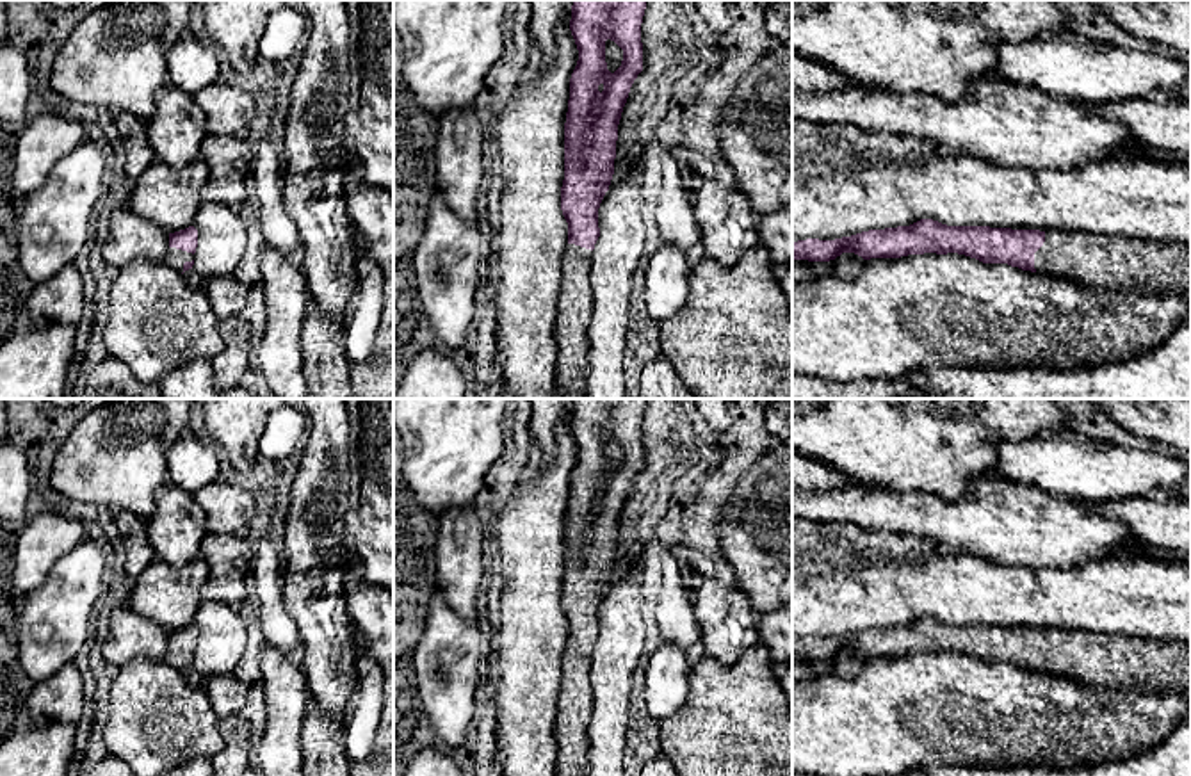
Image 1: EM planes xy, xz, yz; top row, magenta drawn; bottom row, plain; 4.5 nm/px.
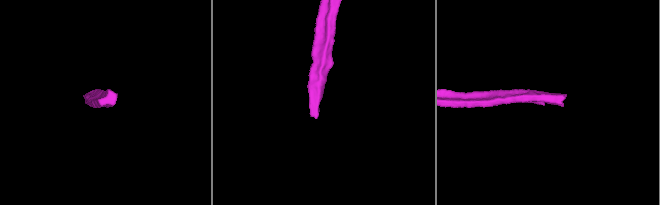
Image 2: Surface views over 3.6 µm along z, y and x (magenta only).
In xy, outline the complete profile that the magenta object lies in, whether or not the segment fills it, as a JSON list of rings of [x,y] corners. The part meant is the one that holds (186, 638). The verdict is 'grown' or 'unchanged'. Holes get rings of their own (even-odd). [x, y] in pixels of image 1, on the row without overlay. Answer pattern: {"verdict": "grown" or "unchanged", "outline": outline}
{"verdict": "grown", "outline": [[[194,625],[169,632],[169,646],[162,660],[183,673],[194,664],[196,646],[198,628]]]}

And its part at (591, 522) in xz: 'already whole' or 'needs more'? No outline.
needs more

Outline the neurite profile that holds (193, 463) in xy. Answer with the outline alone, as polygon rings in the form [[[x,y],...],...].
[[[187,431],[166,452],[169,482],[189,493],[212,484],[219,472],[219,447]]]

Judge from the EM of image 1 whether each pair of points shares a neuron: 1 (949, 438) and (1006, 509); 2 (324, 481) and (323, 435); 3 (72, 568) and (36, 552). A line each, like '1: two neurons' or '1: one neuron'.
1: two neurons
2: one neuron
3: two neurons

